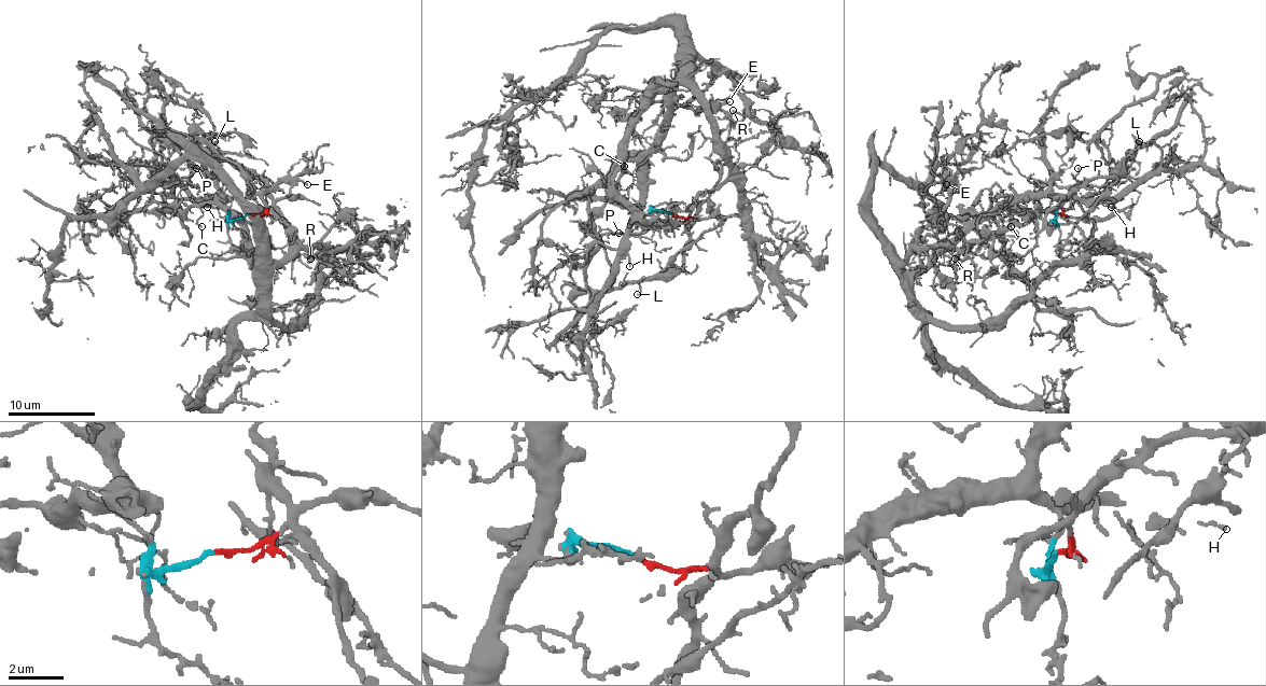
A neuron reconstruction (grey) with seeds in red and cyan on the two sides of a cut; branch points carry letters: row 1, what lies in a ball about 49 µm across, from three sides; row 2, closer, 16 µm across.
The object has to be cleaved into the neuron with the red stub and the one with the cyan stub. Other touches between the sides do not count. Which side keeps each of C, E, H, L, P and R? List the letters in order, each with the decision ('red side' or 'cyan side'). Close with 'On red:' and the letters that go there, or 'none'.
C: cyan side
E: cyan side
H: cyan side
L: red side
P: red side
R: cyan side
On red: L, P

